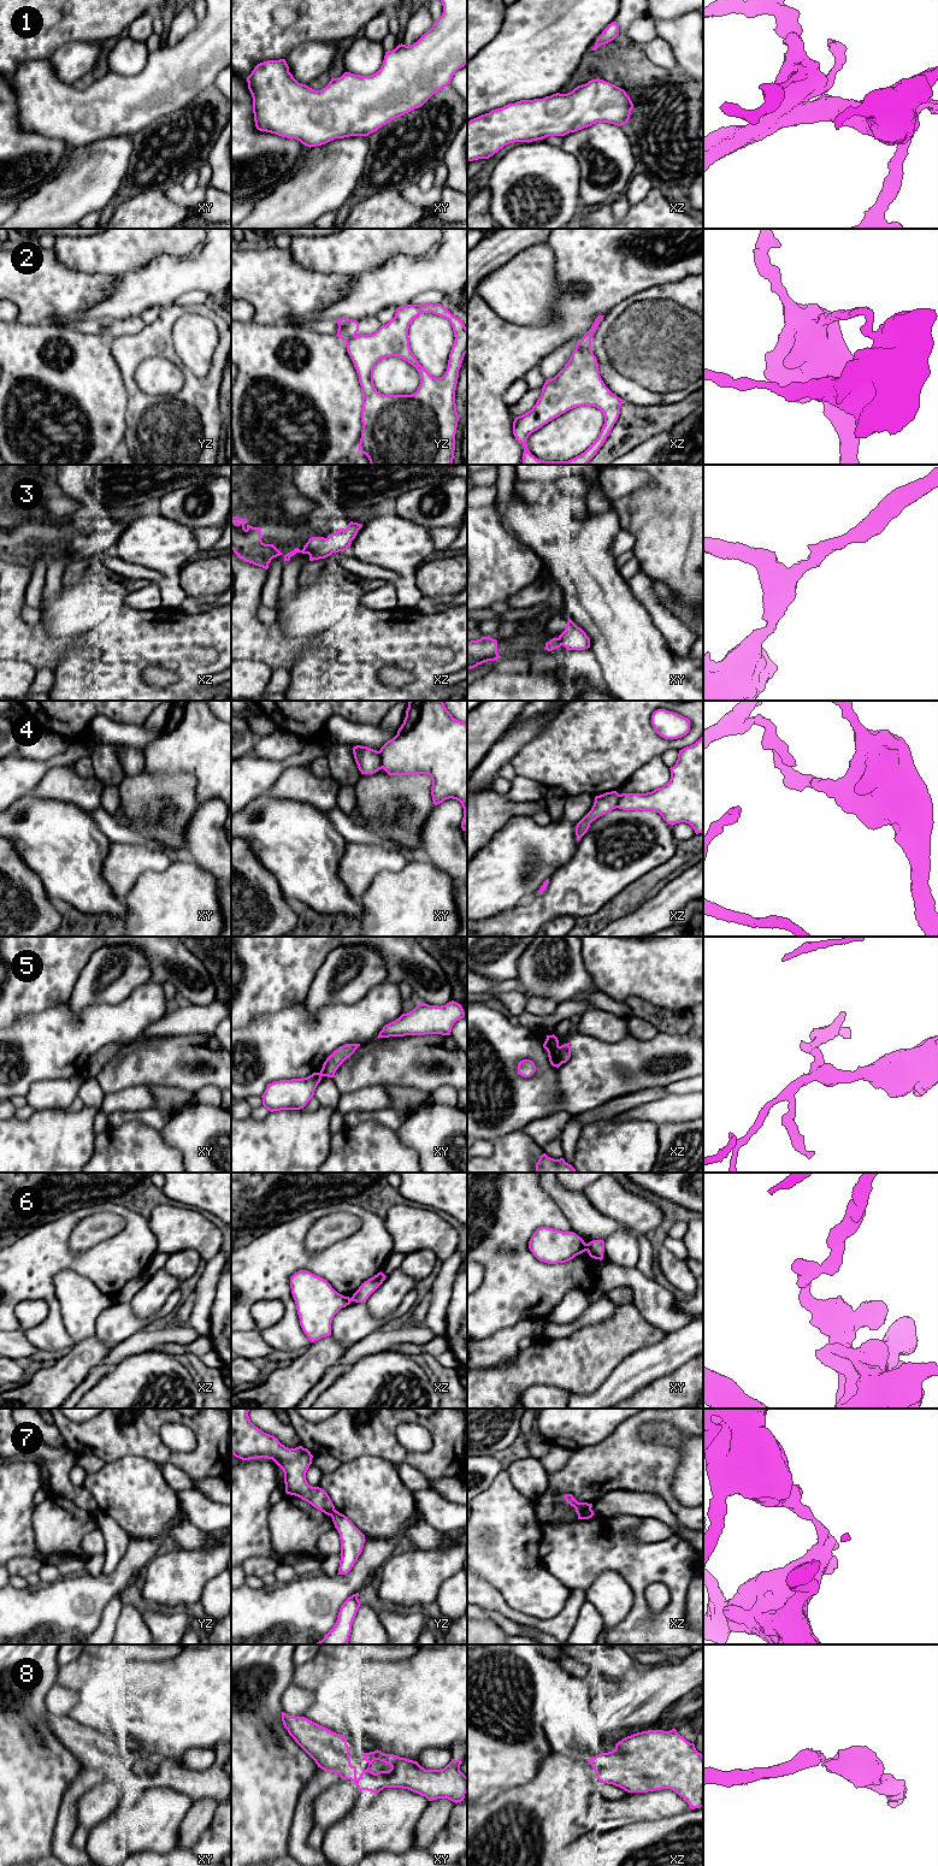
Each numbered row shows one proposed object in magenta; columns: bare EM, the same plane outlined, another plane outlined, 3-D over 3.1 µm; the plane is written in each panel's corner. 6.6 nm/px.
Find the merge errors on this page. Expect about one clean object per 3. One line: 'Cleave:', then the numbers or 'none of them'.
Cleave: 2, 4, 5, 6, 7

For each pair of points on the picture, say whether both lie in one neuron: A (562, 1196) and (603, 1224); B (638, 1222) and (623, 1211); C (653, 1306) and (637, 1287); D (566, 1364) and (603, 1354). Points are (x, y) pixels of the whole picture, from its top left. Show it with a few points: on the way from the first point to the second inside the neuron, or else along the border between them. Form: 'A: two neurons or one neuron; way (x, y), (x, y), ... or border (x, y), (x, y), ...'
A: one neuron; way (572, 1205), (594, 1224)
B: one neuron; way (635, 1218), (626, 1211)
C: one neuron; way (652, 1301), (642, 1292)
D: one neuron; way (576, 1363), (580, 1363), (590, 1354), (594, 1354)

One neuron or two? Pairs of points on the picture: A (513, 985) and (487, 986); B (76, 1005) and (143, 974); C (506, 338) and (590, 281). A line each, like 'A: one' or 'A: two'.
A: one
B: one
C: one

